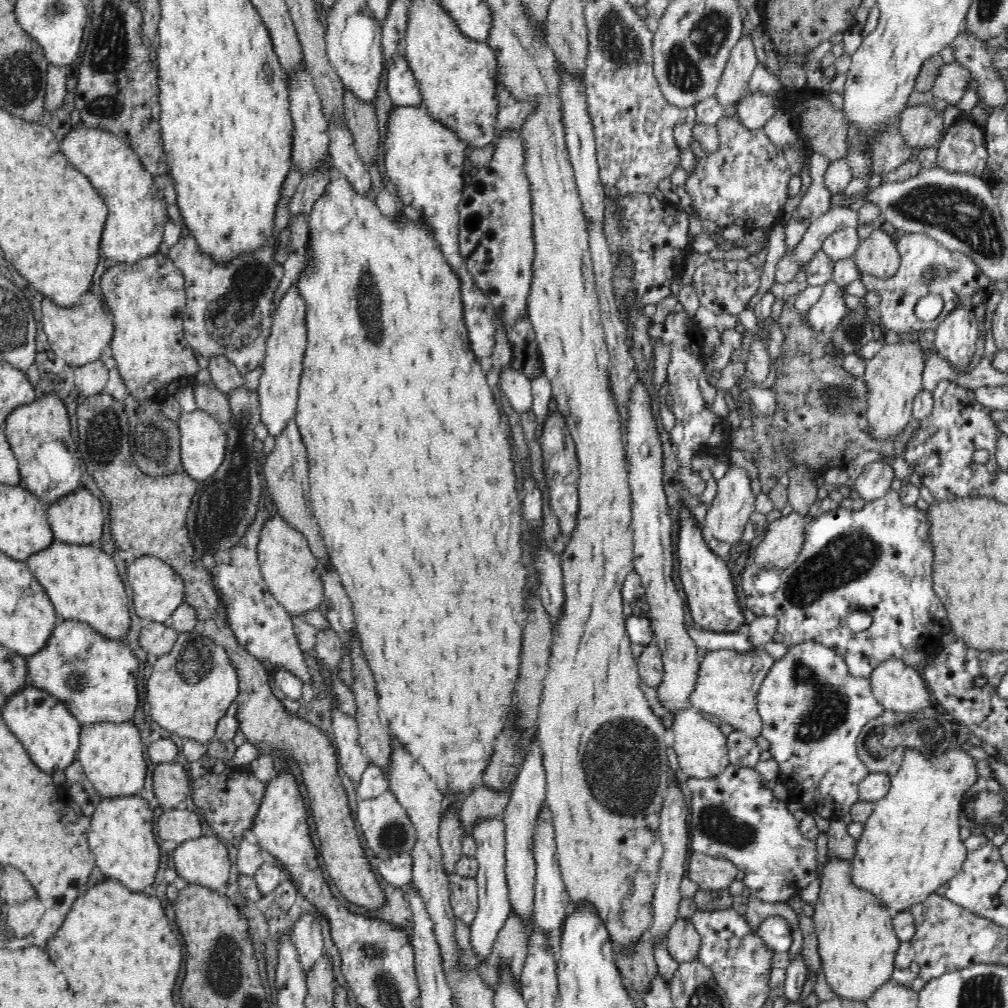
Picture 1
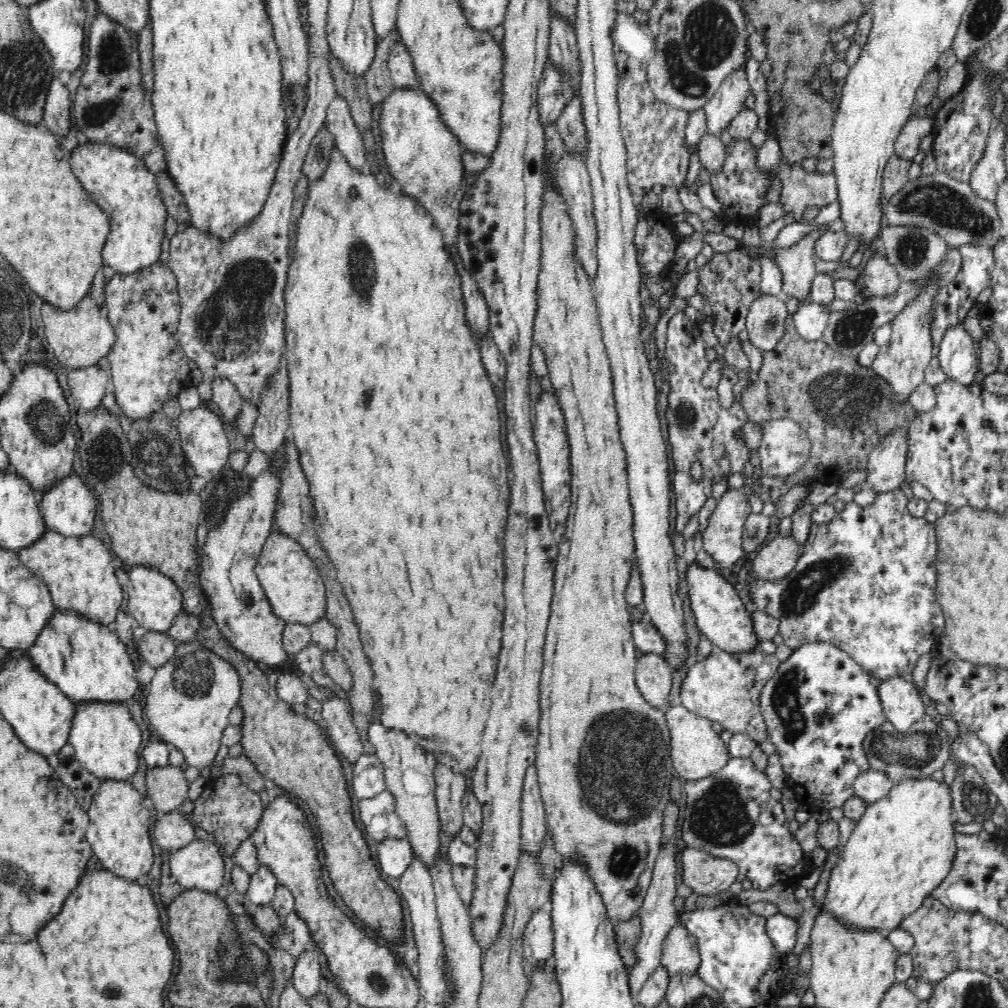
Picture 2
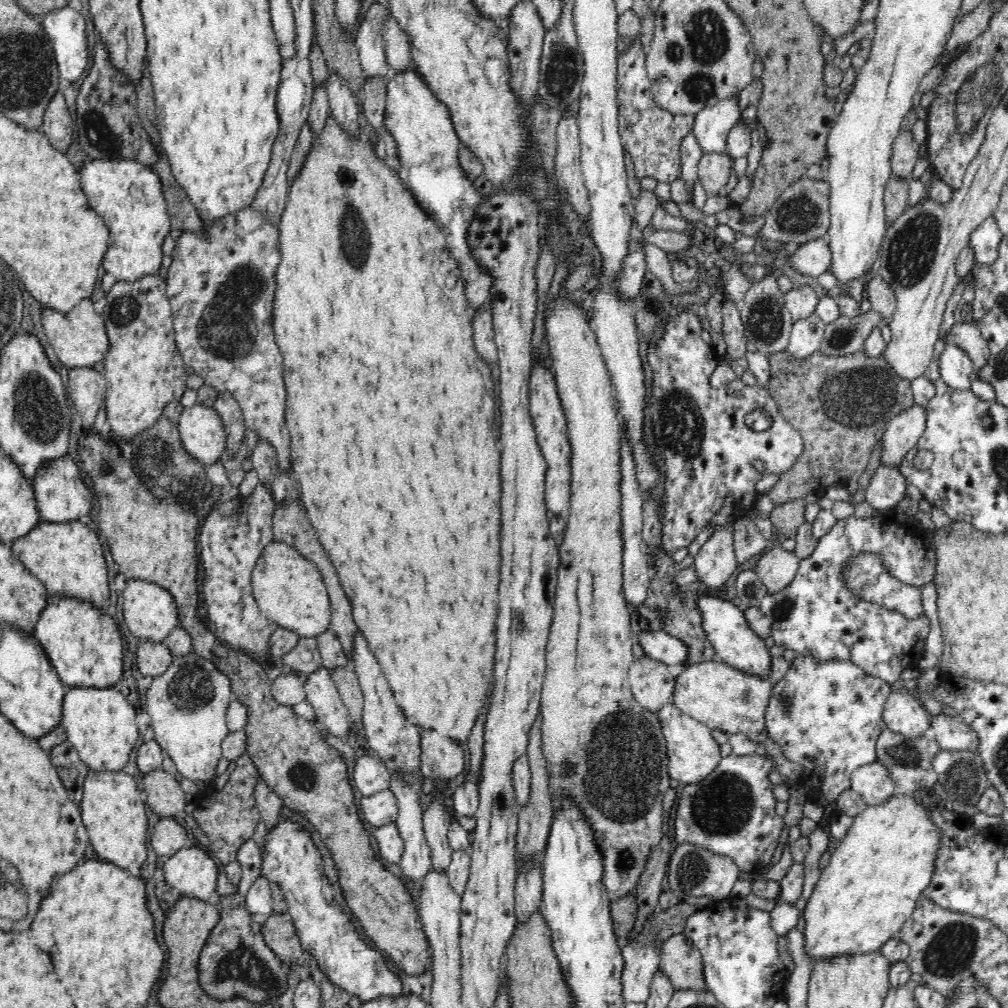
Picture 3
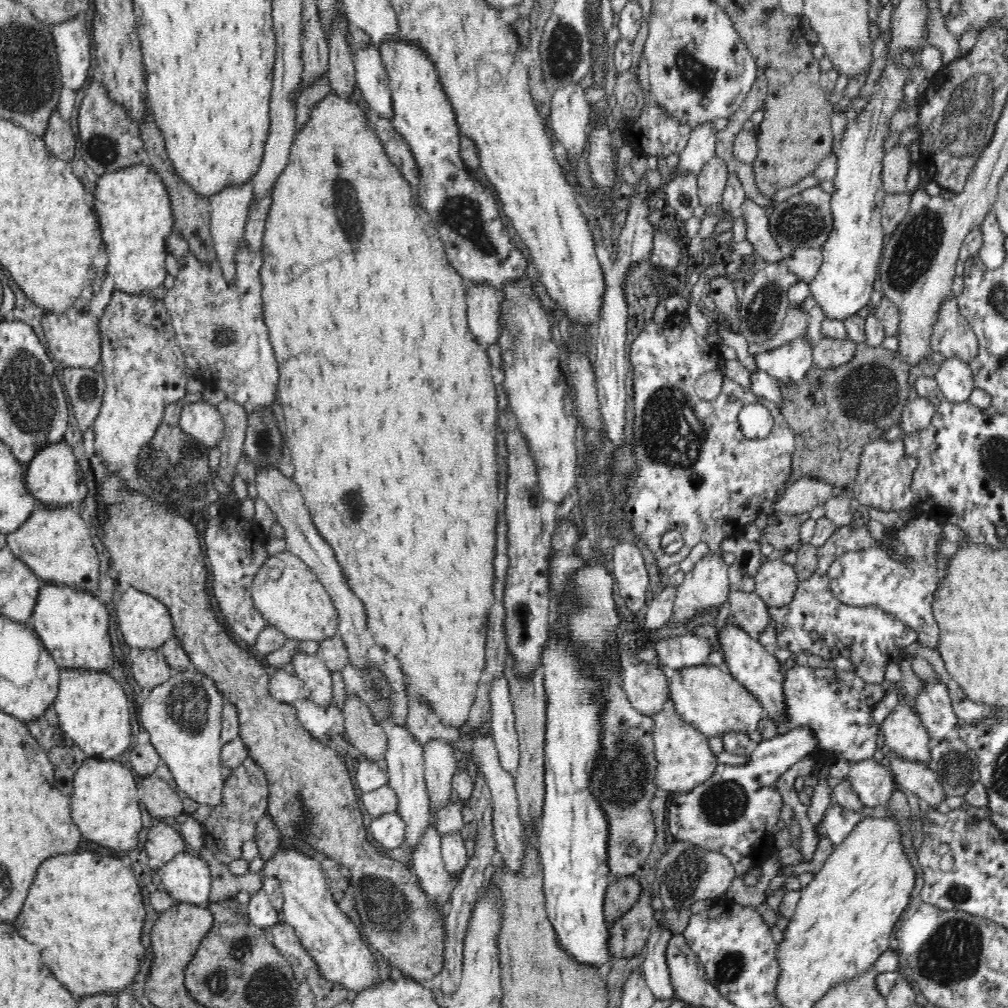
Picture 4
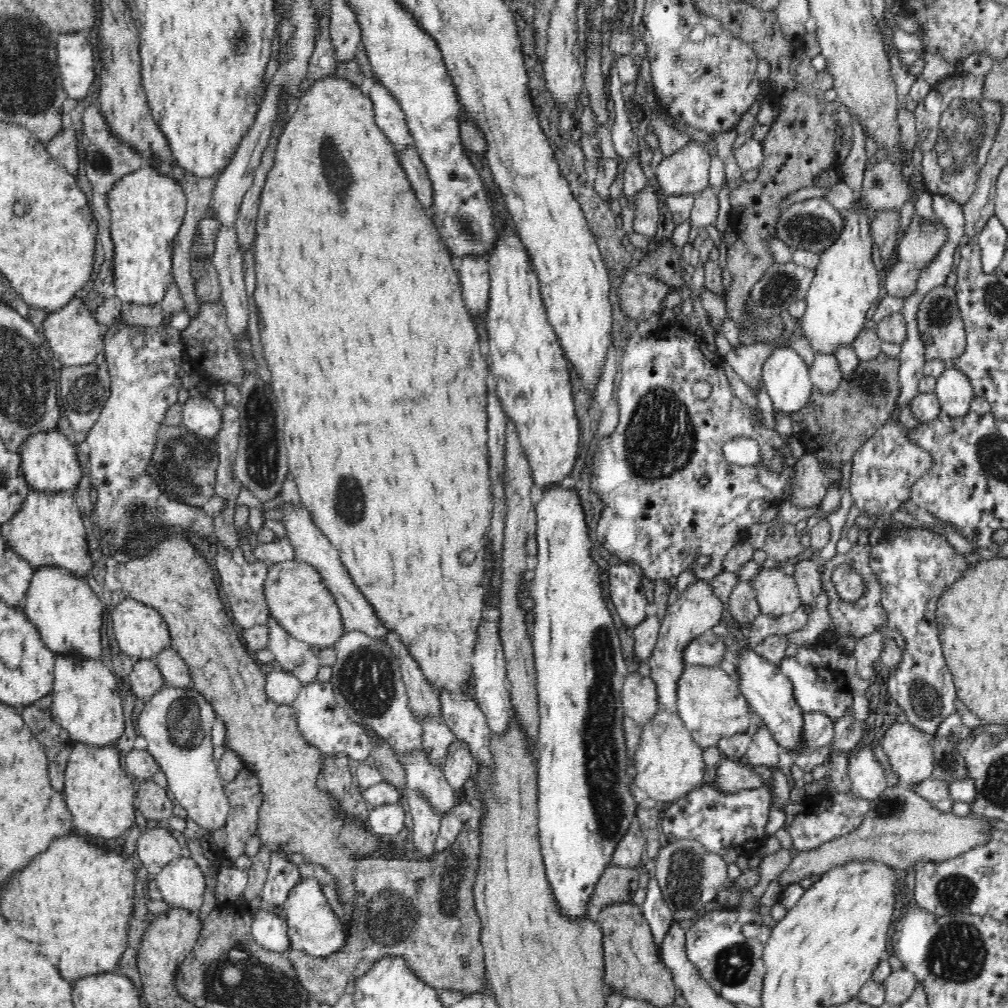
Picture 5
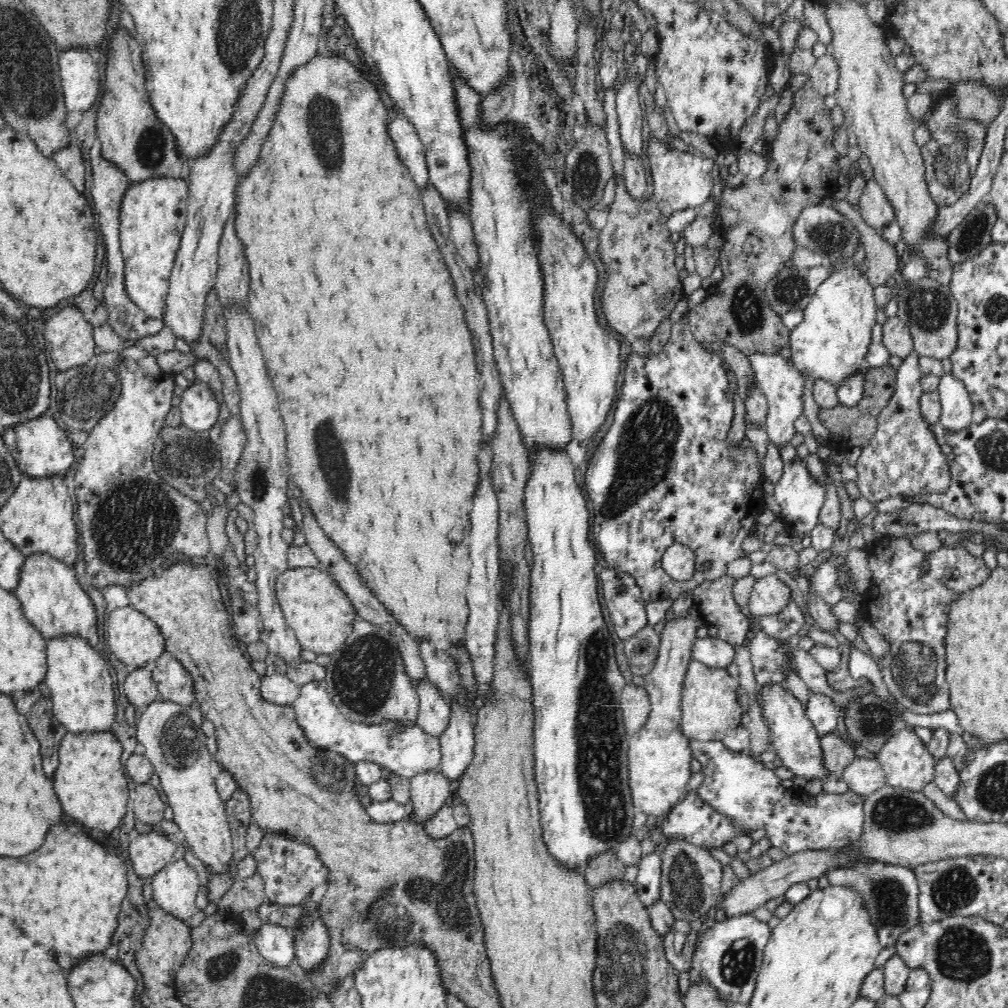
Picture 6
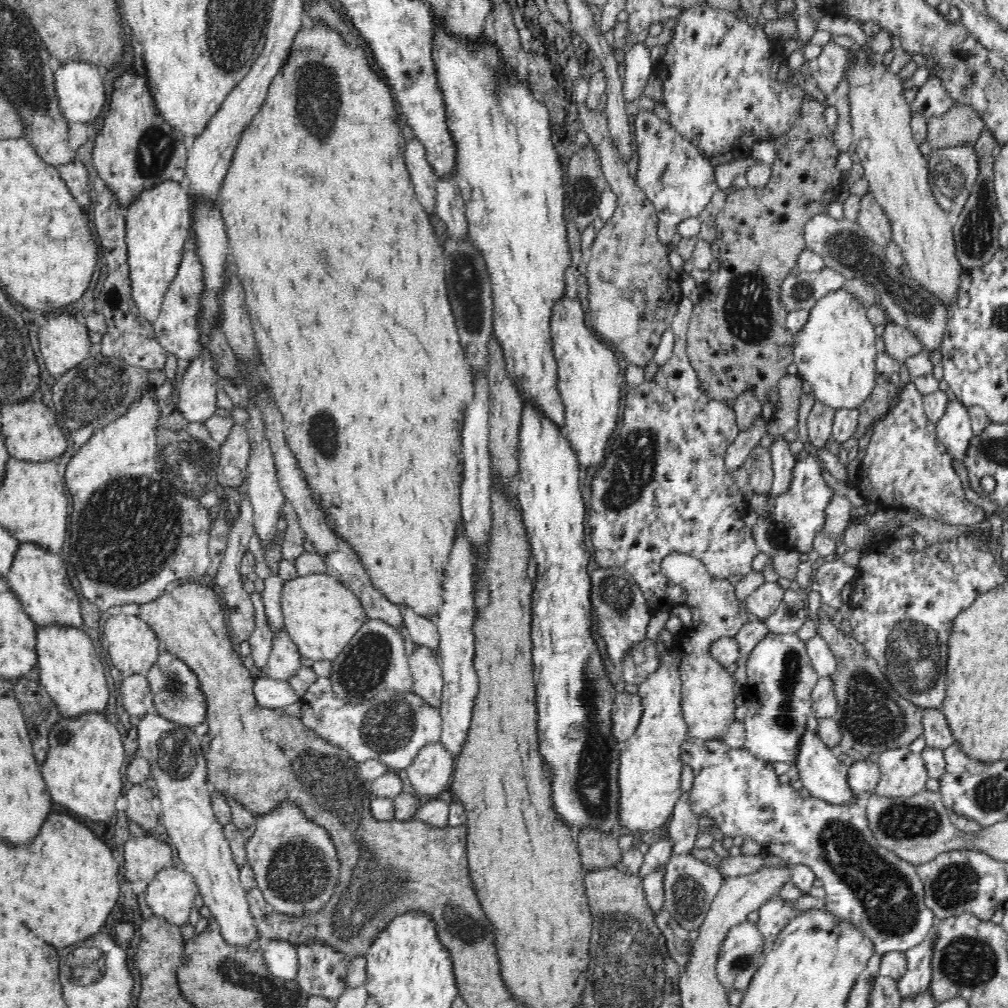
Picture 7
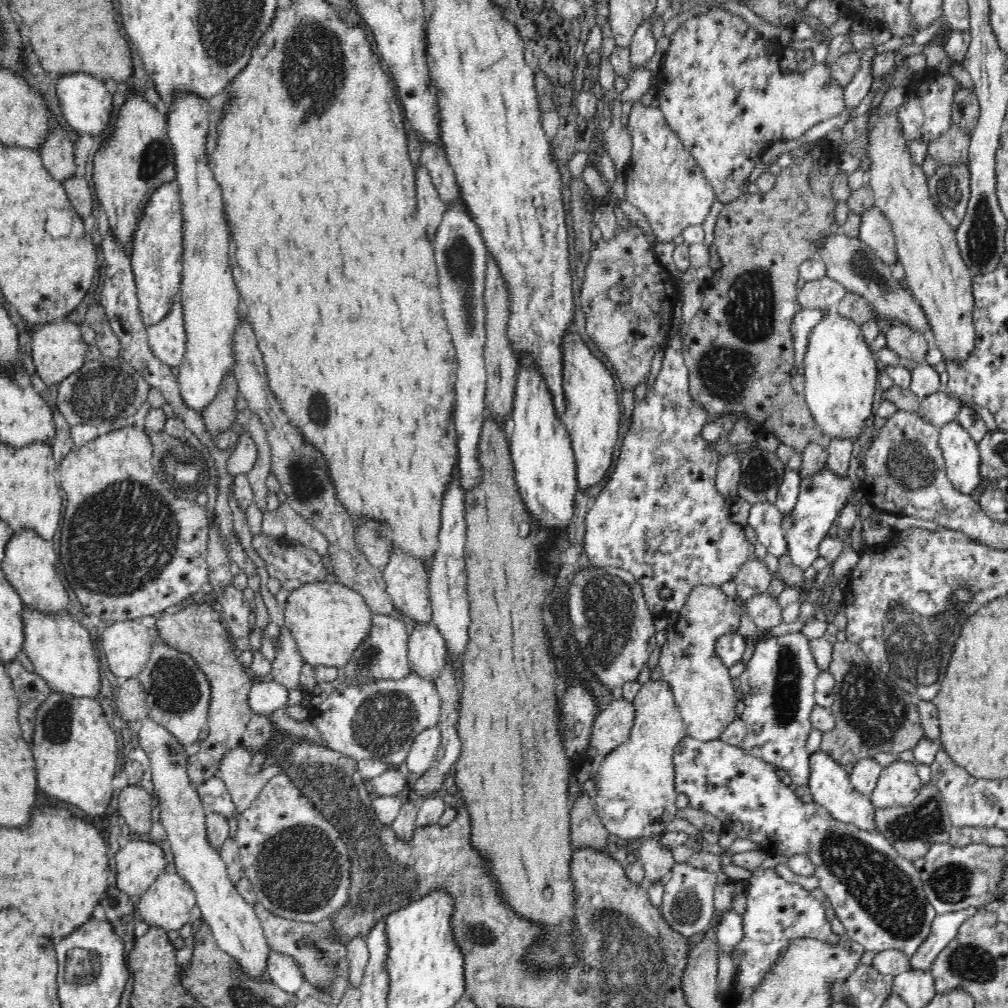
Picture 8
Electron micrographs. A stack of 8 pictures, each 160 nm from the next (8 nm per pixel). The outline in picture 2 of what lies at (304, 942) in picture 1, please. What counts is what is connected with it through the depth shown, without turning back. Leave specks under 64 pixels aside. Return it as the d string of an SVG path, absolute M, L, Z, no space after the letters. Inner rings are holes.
M306 951L297 957L291 982L306 1003L316 994L320 994L318 988L320 984L320 964L316 959L316 953Z

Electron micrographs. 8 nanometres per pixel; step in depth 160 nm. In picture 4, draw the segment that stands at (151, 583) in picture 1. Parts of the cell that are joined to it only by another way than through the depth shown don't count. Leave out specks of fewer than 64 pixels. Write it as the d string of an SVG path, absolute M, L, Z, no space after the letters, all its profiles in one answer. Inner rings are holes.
M130 587L126 592L118 592L116 605L118 628L124 642L130 648L138 648L140 651L154 650L172 638L174 625L172 625L170 613L166 605L162 604L162 601L158 601L156 597Z

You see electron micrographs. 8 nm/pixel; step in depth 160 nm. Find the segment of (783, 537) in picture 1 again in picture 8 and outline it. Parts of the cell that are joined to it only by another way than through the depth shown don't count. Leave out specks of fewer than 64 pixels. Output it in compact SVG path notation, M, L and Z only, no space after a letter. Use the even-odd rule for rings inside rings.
M767 592L747 599L744 608L759 632L770 632L775 626L783 623L778 601Z

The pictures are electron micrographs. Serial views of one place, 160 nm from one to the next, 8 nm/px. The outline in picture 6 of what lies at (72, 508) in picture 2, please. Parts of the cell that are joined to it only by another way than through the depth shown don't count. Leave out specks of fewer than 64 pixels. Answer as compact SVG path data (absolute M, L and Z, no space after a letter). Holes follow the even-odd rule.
M41 415L33 420L18 422L1 433L3 442L8 447L10 454L15 458L18 468L35 478L42 478L48 474L64 475L74 464L74 448L66 434L56 423L54 418Z

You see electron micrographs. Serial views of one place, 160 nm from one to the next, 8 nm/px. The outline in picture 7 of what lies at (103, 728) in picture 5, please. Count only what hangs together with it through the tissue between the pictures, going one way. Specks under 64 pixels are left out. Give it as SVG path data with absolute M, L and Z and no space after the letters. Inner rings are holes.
M48 624L48 626L36 625L36 660L39 668L39 681L57 704L61 716L82 716L88 712L104 713L106 704L108 704L108 684L104 675L104 666L102 666L102 656L96 650L99 644L94 644L90 639L88 632L80 627L64 626L62 624Z

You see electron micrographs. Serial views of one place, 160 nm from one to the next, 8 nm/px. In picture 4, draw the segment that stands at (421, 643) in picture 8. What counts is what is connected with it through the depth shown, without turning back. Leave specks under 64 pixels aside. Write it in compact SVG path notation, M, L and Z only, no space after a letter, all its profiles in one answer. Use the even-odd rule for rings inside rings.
M432 738L424 742L423 761L429 805L431 810L438 810L453 798L451 782L457 768L457 755L452 743L443 738Z

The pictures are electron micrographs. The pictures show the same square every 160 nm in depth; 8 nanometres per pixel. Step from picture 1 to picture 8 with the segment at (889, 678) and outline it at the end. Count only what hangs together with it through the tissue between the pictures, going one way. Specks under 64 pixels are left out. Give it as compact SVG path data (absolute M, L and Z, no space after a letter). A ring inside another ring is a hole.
M898 758L882 769L877 785L870 794L872 804L876 809L903 808L917 797L921 785L916 762L908 763Z

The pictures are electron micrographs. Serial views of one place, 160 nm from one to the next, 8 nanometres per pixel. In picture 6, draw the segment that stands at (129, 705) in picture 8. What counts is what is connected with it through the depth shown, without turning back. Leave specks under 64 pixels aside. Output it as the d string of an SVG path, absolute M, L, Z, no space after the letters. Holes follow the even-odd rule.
M143 668L131 672L118 686L124 686L124 692L128 696L128 702L134 706L148 706L157 700L157 686L152 678L152 673Z

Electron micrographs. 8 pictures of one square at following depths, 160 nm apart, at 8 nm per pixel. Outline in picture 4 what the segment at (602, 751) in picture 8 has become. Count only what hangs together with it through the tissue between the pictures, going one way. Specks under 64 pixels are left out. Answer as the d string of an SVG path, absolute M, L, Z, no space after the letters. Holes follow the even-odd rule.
M655 664L626 666L620 678L620 687L624 689L632 708L644 716L654 716L668 701L668 675Z

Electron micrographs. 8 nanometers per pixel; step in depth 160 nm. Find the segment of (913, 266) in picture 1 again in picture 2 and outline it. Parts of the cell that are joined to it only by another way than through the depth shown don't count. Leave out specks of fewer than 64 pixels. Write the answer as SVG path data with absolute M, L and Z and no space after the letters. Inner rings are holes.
M967 242L966 245L959 246L962 255L962 266L957 272L952 282L943 285L939 293L935 296L935 311L933 312L933 321L931 322L931 335L933 345L938 346L944 333L954 325L962 325L968 310L973 307L981 306L982 300L980 294L982 290L990 287L991 272L995 269L995 258L992 246L984 246L975 242Z

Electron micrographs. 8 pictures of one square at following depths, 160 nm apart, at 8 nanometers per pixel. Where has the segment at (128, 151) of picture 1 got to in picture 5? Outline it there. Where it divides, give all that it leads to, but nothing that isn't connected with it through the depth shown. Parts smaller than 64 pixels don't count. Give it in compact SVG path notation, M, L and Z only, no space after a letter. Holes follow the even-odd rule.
M154 166L139 168L111 188L107 208L112 220L116 296L128 304L161 304L174 281L173 242L187 211L182 182L161 175Z

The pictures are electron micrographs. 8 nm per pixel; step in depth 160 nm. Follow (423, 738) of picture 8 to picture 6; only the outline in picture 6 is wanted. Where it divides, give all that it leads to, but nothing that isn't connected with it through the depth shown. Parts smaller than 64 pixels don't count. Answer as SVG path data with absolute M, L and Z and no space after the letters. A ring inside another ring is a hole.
M440 768L422 770L409 778L410 815L419 822L428 820L450 796L450 780Z

